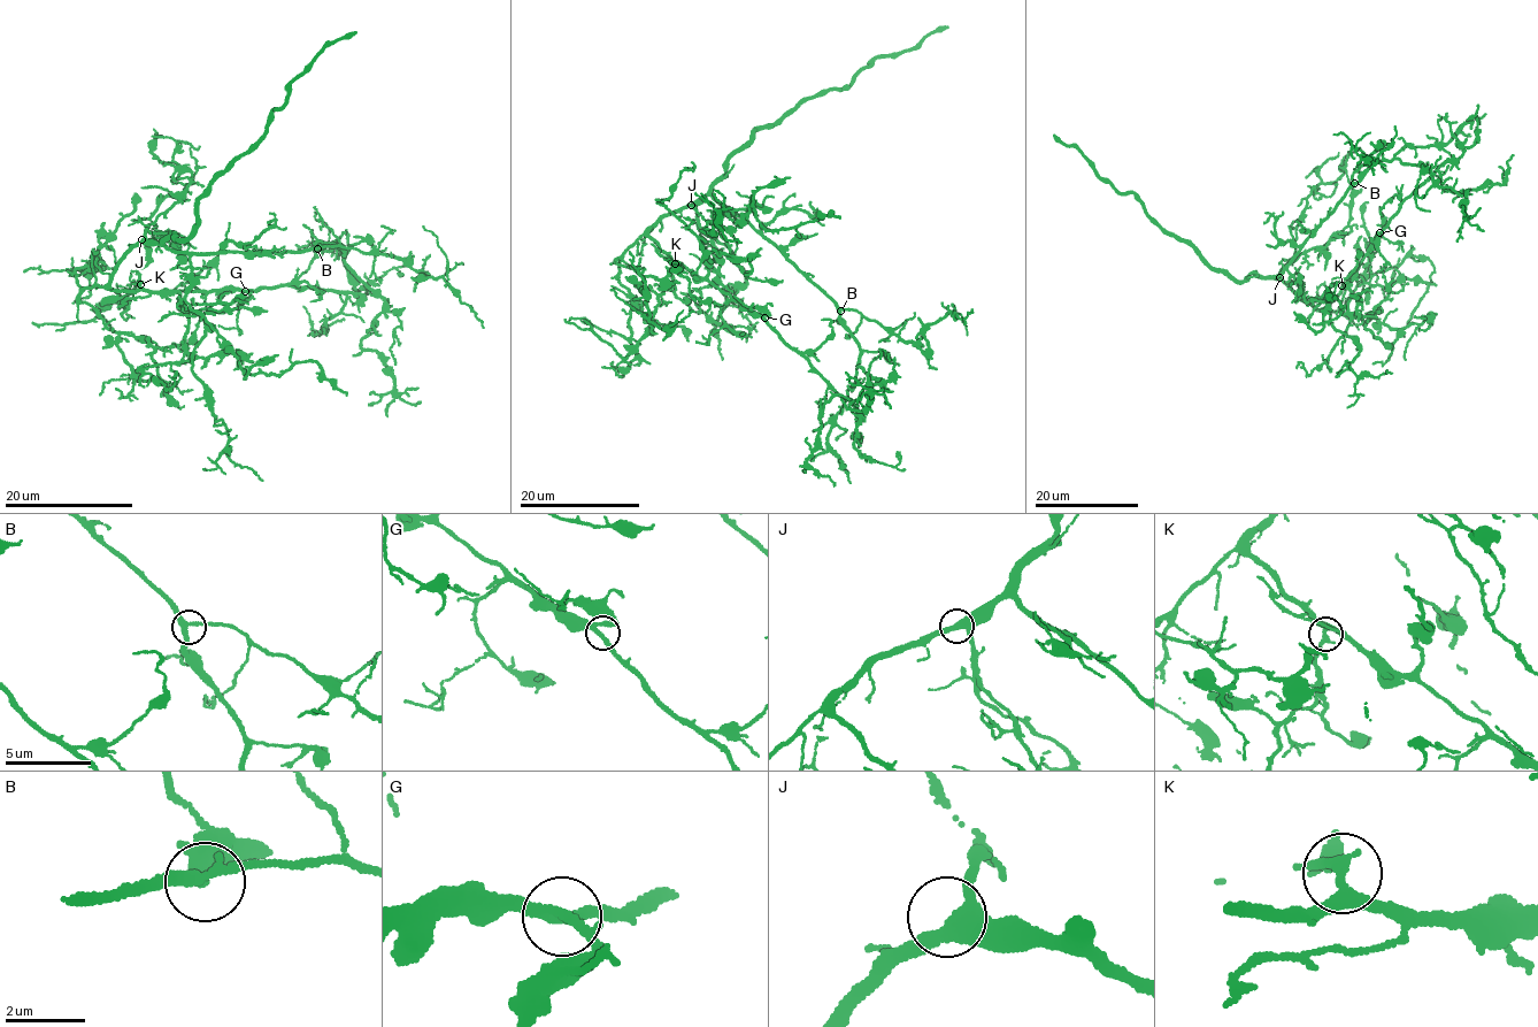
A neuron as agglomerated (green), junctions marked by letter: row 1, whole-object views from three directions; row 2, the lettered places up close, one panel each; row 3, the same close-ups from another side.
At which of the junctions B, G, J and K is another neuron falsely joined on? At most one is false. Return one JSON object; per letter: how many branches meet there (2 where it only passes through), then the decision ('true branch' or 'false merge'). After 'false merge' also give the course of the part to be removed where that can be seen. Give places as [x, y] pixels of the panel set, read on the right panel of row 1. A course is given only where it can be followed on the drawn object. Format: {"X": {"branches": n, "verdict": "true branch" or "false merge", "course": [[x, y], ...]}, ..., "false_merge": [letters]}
{"B": {"branches": 3, "verdict": "true branch"}, "G": {"branches": 3, "verdict": "true branch"}, "J": {"branches": 3, "verdict": "true branch"}, "K": {"branches": 3, "verdict": "true branch"}, "false_merge": []}

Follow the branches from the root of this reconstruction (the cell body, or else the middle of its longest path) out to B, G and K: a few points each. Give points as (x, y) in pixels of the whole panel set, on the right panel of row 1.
B: (1281, 278), (1273, 277), (1292, 260), (1354, 183)
G: (1281, 278), (1299, 298), (1316, 308), (1324, 308), (1350, 282), (1356, 266), (1379, 232)
K: (1281, 278), (1299, 298), (1320, 308), (1332, 301), (1342, 285)

